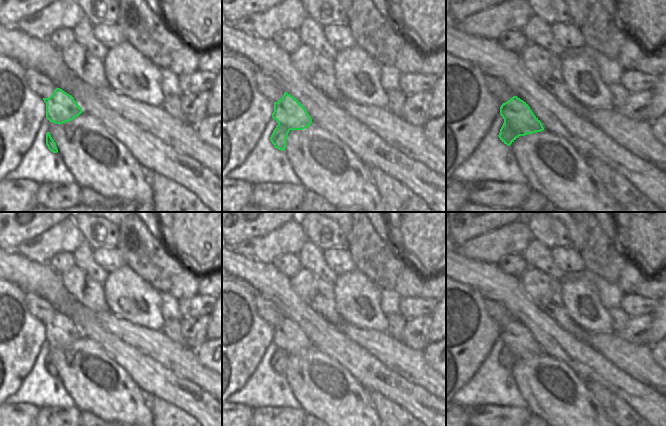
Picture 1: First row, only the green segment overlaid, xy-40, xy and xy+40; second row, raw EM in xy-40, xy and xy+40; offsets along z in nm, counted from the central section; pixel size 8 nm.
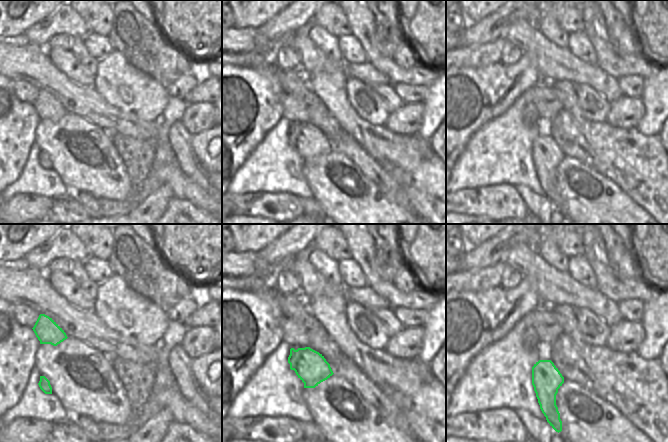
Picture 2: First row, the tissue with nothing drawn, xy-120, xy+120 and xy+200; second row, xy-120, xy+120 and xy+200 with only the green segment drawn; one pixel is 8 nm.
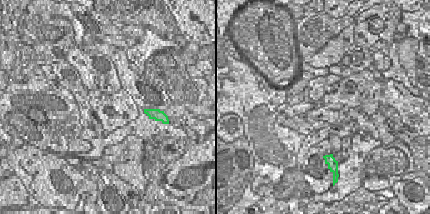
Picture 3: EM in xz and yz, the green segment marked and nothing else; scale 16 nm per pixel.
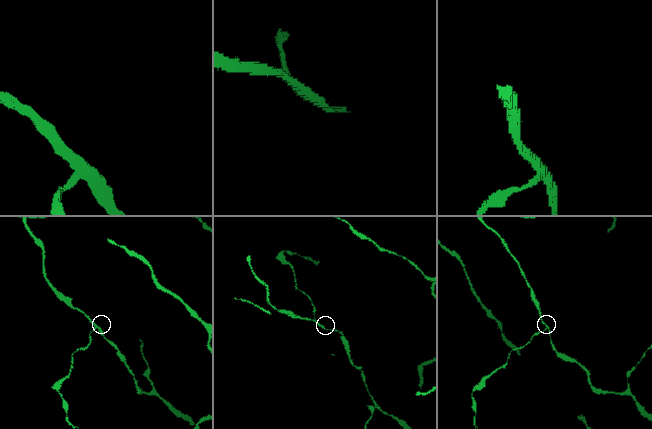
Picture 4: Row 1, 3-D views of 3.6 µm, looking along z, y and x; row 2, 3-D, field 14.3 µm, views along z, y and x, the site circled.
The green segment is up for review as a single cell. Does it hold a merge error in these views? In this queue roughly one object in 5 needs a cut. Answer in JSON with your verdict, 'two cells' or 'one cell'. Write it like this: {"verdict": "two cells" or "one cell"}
{"verdict": "two cells"}

